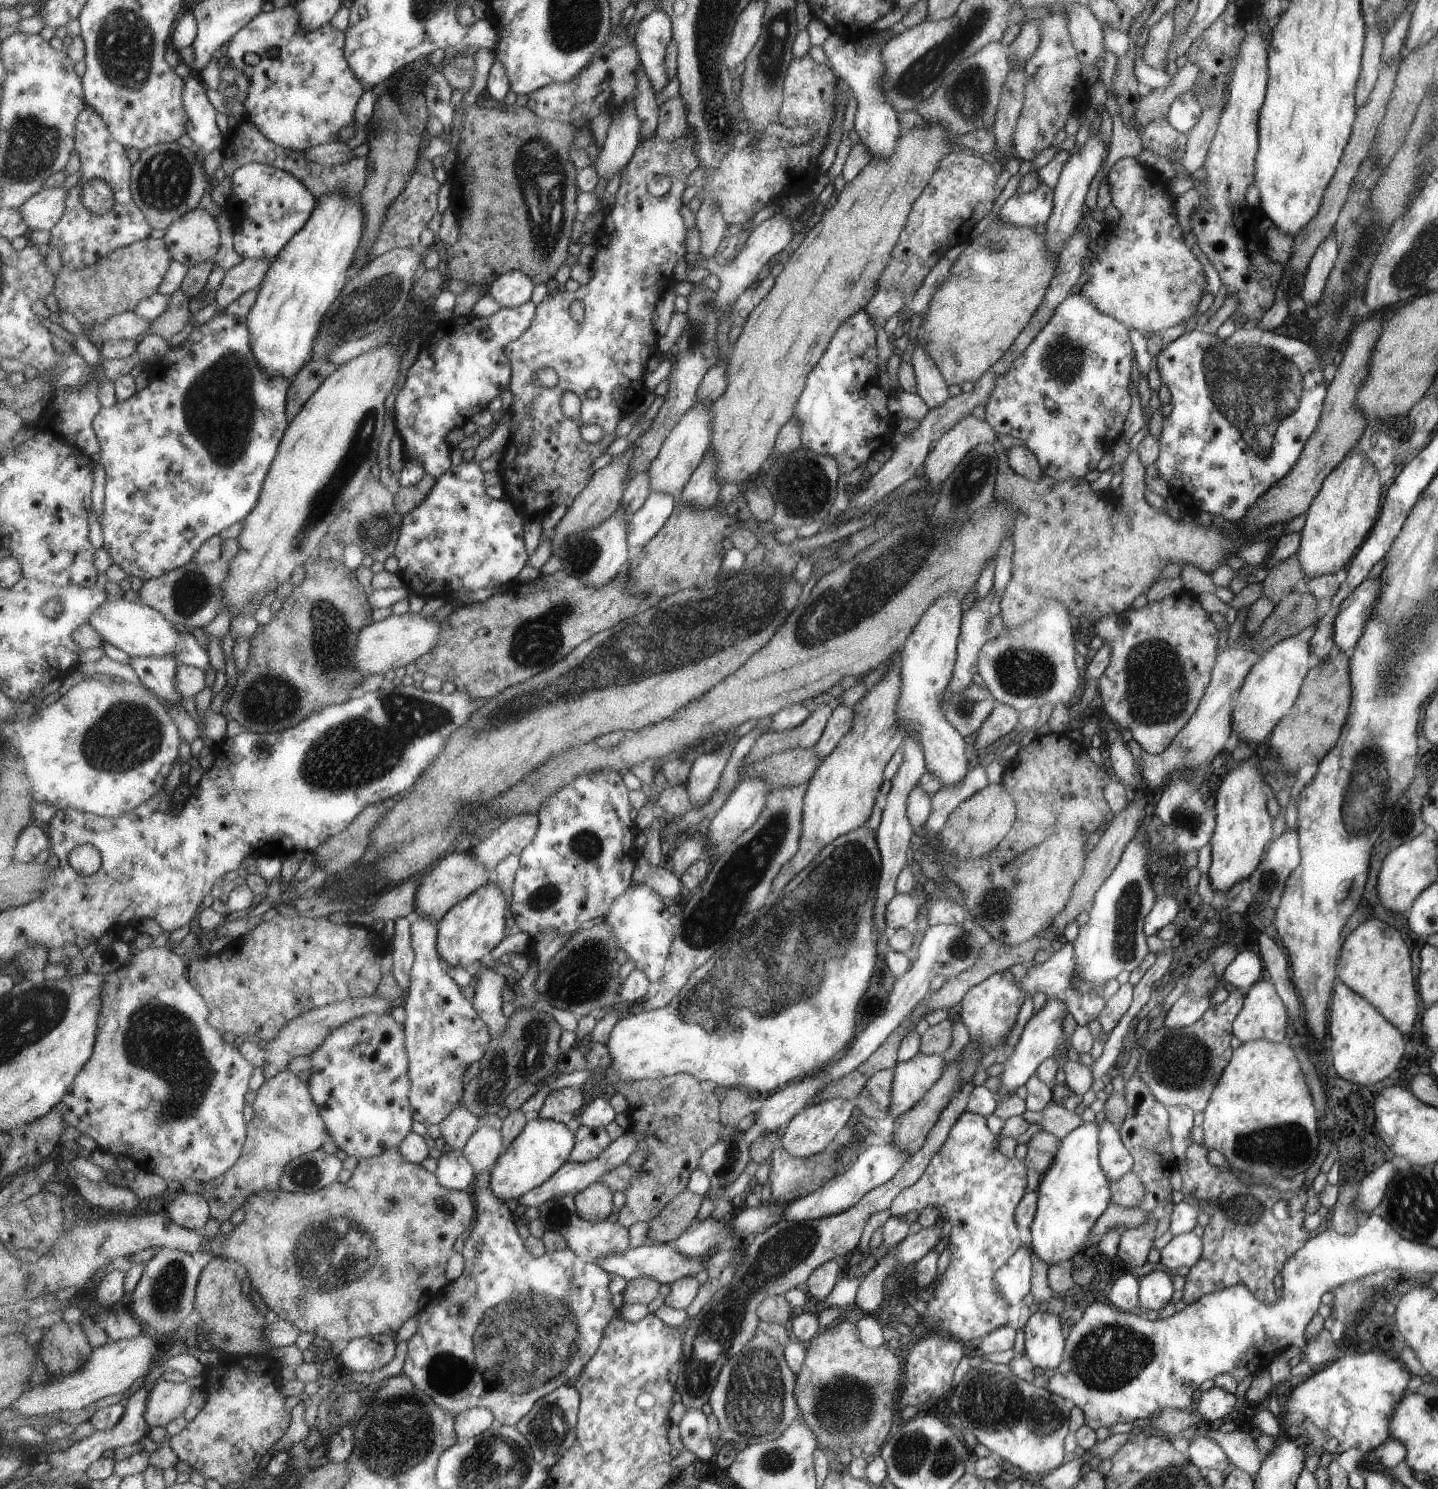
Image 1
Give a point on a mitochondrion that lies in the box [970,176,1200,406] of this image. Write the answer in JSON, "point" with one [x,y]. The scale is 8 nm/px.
{"point":[1064,360]}

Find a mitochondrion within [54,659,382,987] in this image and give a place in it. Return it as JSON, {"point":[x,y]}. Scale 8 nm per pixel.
{"point":[127,734]}

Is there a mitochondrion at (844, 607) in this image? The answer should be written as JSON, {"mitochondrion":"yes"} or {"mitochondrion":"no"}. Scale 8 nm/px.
{"mitochondrion":"yes"}

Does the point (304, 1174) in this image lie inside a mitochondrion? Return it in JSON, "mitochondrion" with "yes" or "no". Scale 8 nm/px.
{"mitochondrion":"yes"}

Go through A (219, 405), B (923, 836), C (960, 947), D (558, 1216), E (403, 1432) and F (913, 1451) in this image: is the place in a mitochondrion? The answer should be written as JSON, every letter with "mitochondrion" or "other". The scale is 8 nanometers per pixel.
{"A":"mitochondrion","B":"other","C":"mitochondrion","D":"mitochondrion","E":"mitochondrion","F":"mitochondrion"}

